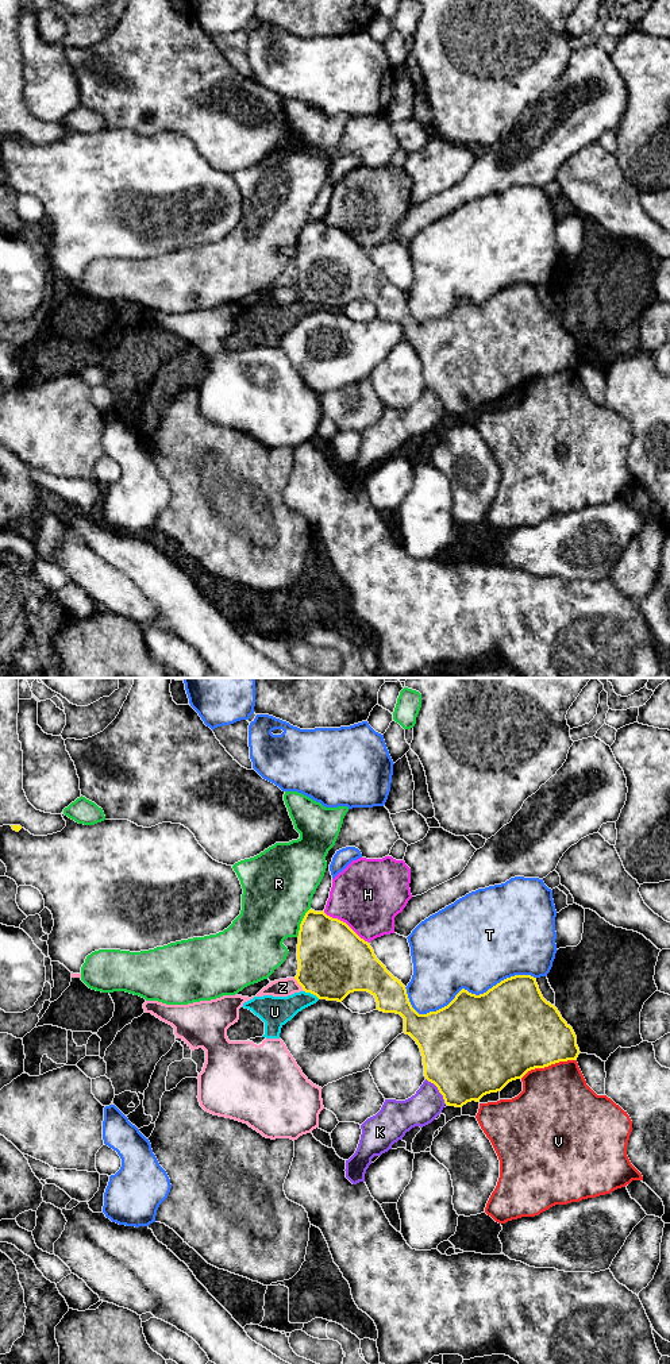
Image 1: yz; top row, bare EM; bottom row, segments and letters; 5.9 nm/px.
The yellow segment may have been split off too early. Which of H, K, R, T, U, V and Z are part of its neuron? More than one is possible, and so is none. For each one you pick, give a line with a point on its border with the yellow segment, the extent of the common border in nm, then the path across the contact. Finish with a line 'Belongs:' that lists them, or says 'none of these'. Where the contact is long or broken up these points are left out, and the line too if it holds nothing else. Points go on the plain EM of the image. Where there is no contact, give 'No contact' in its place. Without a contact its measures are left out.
Belongs: none of these

